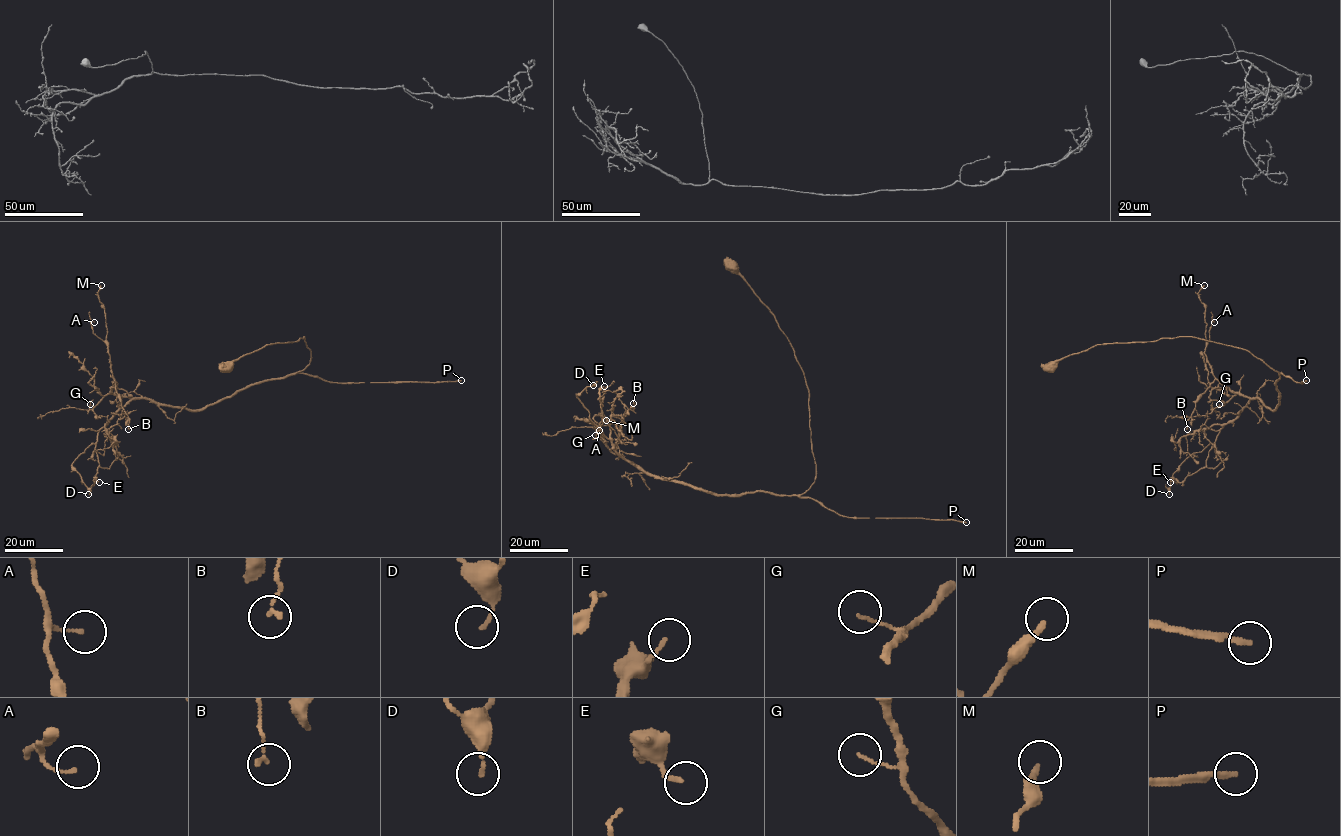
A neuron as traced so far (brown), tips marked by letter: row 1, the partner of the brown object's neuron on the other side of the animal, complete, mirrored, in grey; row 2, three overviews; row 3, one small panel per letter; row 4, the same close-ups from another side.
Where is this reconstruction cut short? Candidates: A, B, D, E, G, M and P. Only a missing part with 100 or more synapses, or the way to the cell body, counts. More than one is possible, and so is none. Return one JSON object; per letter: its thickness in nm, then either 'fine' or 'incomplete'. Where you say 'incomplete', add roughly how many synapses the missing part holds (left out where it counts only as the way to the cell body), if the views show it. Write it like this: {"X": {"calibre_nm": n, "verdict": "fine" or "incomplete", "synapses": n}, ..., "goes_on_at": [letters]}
{"A": {"calibre_nm": 100, "verdict": "fine"}, "B": {"calibre_nm": 140, "verdict": "fine"}, "D": {"calibre_nm": 110, "verdict": "fine"}, "E": {"calibre_nm": 140, "verdict": "fine"}, "G": {"calibre_nm": 80, "verdict": "fine"}, "M": {"calibre_nm": 240, "verdict": "fine"}, "P": {"calibre_nm": 170, "verdict": "incomplete", "synapses": 170}, "goes_on_at": ["P"]}

